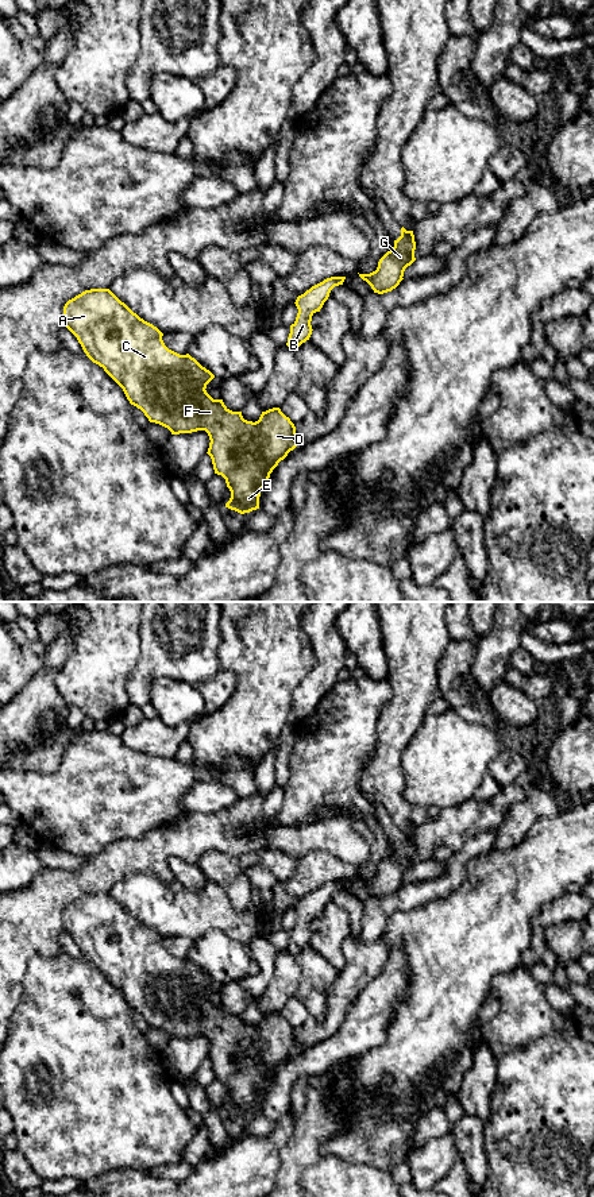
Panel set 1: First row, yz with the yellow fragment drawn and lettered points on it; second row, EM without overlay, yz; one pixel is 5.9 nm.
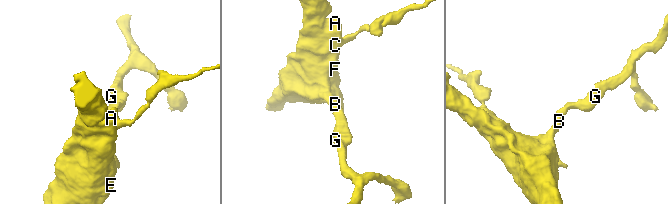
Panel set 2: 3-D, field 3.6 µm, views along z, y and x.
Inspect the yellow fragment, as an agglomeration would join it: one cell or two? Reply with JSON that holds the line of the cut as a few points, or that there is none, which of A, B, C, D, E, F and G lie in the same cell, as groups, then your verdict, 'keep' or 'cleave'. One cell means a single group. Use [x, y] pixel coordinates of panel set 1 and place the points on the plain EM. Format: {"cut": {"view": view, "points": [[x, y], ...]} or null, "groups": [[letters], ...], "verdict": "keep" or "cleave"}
{"cut": null, "groups": [["A", "B", "C", "D", "E", "F", "G"]], "verdict": "keep"}

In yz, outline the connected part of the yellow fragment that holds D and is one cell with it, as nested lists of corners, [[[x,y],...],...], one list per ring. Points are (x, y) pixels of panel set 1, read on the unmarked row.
[[[109,893],[85,895],[69,904],[63,911],[63,927],[77,942],[86,961],[104,973],[123,993],[130,1008],[140,1013],[150,1027],[167,1032],[171,1039],[197,1035],[208,1038],[211,1047],[207,1058],[212,1063],[215,1078],[225,1084],[227,1092],[231,1096],[231,1103],[225,1112],[240,1119],[259,1113],[261,1096],[270,1078],[297,1051],[296,1031],[279,1012],[262,1016],[259,1024],[252,1027],[244,1024],[242,1016],[230,1015],[223,1004],[213,1004],[205,993],[215,980],[189,958],[180,959],[169,954],[162,945],[163,938],[134,918]]]

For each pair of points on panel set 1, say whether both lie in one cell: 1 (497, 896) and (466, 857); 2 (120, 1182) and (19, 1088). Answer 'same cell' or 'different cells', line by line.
1: different cells
2: different cells

